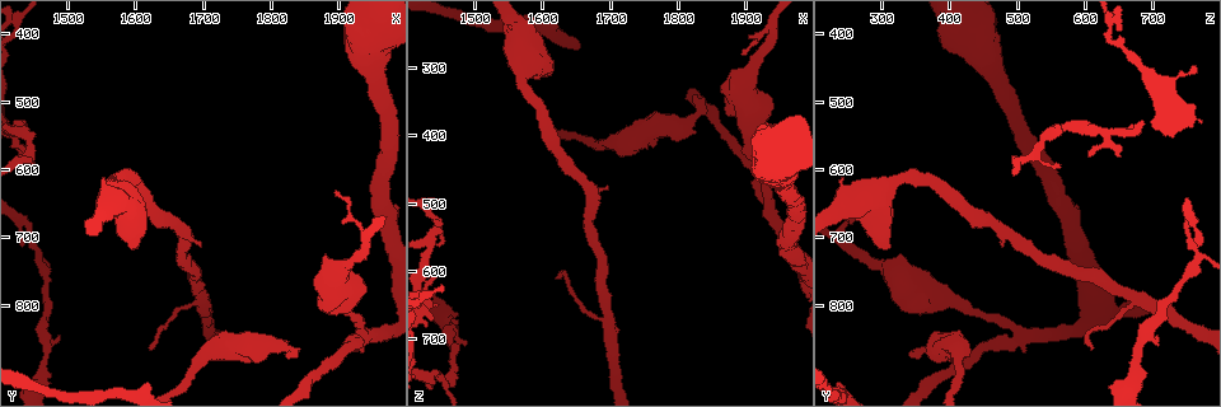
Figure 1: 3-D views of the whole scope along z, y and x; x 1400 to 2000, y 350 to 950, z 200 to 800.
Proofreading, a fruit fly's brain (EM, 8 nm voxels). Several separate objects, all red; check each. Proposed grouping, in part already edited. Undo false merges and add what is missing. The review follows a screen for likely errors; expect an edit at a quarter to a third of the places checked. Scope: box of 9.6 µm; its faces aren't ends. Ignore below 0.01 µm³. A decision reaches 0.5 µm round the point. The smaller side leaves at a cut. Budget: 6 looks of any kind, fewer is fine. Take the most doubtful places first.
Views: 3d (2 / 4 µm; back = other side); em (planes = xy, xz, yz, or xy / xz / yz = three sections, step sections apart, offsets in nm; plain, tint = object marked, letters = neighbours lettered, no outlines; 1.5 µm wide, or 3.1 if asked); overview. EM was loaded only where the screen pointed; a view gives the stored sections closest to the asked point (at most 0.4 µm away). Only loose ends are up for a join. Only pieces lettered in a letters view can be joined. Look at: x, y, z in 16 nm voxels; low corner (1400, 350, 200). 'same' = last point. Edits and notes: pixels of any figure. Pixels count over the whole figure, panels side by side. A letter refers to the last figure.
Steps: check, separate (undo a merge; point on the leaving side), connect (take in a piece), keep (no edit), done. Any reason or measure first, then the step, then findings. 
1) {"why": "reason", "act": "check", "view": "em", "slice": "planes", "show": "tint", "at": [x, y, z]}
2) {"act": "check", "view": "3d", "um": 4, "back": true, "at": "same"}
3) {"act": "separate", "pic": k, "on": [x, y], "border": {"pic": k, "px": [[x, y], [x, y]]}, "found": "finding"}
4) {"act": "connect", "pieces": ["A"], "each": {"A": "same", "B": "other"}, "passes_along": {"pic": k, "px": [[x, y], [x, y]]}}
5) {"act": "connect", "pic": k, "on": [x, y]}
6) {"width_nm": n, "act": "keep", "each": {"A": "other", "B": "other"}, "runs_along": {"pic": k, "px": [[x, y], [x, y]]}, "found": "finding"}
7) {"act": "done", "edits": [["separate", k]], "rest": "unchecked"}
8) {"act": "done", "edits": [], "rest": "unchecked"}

{"why": "branch stops here", "act": "check", "view": "3d", "um": 4, "back": true, "at": [1440, 580, 650]}

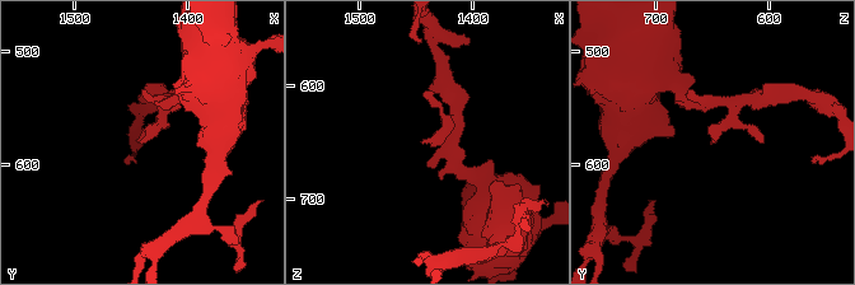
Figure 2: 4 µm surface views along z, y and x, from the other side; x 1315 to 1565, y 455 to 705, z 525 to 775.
{"act": "check", "view": "em", "slice": "planes", "show": "letters", "at": [1442, 580, 650]}

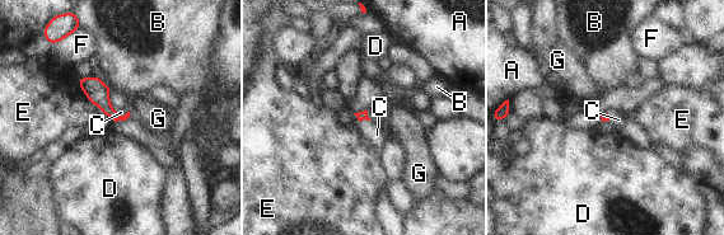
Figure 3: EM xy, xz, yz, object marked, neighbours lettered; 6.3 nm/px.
{"act": "connect", "pieces": ["C"], "each": {"A": "other", "B": "other", "C": "same", "D": "other", "E": "other", "F": "other", "G": "other"}, "passes_along": {"pic": 3, "px": [[360, 116], [362, 120], [377, 135]]}, "found": "the neuron continues"}

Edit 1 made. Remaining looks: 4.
{"why": "free end", "act": "check", "view": "3d", "um": 4, "back": true, "at": [1595, 720, 310]}

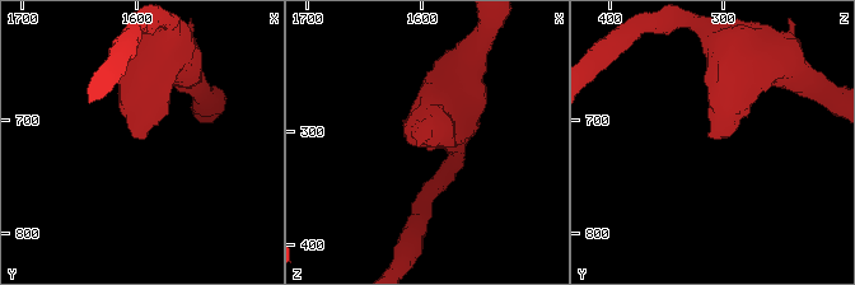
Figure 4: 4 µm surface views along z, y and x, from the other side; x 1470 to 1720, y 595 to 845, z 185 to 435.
{"why": "now the EM", "act": "check", "view": "em", "slice": "planes", "show": "letters", "at": [1602, 716, 310]}

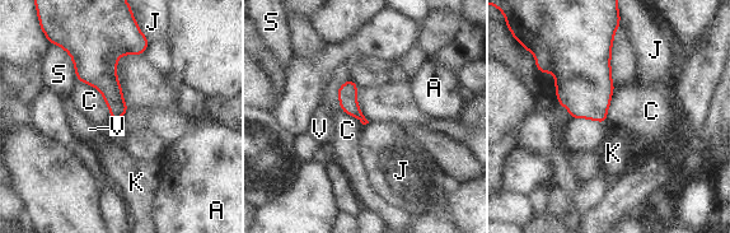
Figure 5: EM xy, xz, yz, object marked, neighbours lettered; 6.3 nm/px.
{"act": "keep", "each": {"A": "other", "C": "other", "J": "other", "K": "other", "S": "other", "V": "other"}, "border": {"pic": 5, "px": [[143, 33], [149, 42]]}, "found": "none of them fits"}

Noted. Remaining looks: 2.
{"act": "check", "view": "3d", "um": 4, "back": true, "at": [1625, 865, 605]}

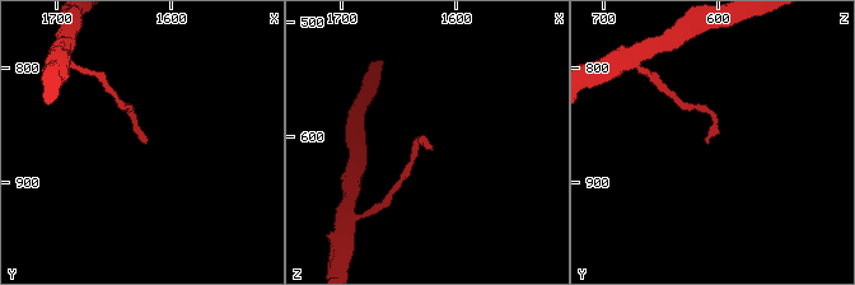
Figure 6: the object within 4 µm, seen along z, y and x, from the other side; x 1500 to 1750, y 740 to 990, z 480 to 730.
{"act": "check", "view": "em", "slice": "planes", "show": "letters", "at": [1620, 866, 606]}

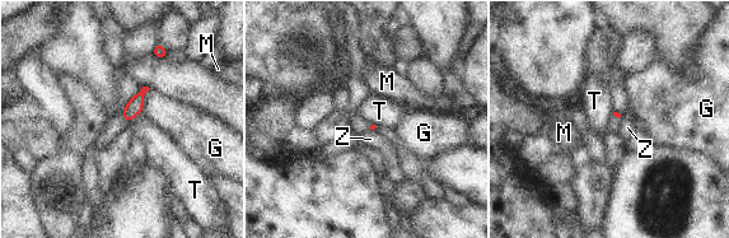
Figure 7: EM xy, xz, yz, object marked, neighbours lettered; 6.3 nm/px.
{"act": "keep", "each": {"G": "other", "M": "other", "T": "other", "Z": "other"}, "border": {"pic": 7, "px": [[141, 112], [127, 122]]}, "found": "none of them fits"}

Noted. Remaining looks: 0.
{"act": "done", "edits": [["connect", 3]], "rest": "unchecked"}

